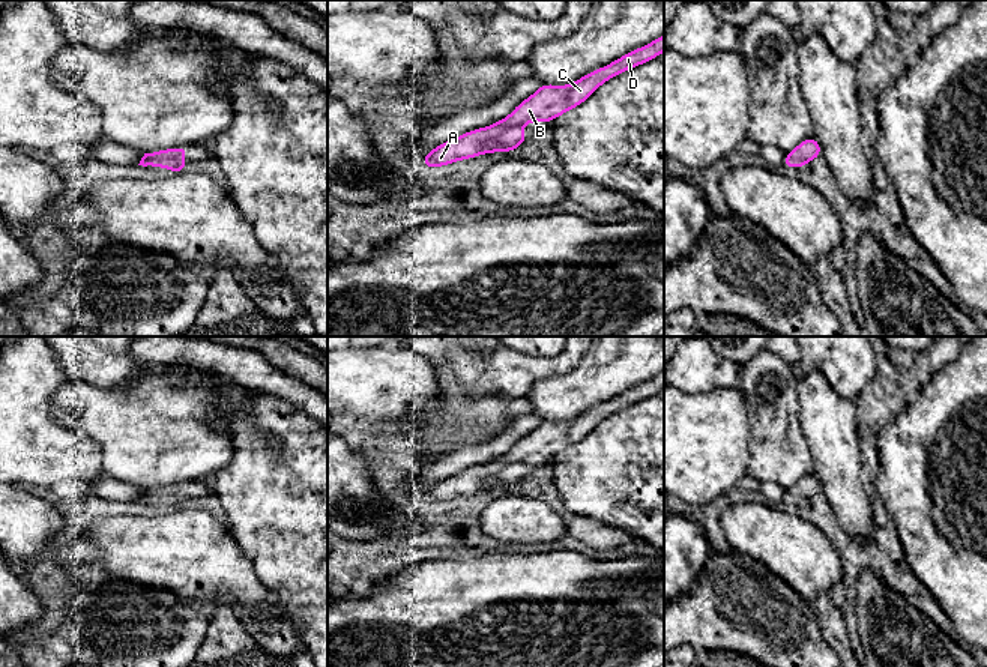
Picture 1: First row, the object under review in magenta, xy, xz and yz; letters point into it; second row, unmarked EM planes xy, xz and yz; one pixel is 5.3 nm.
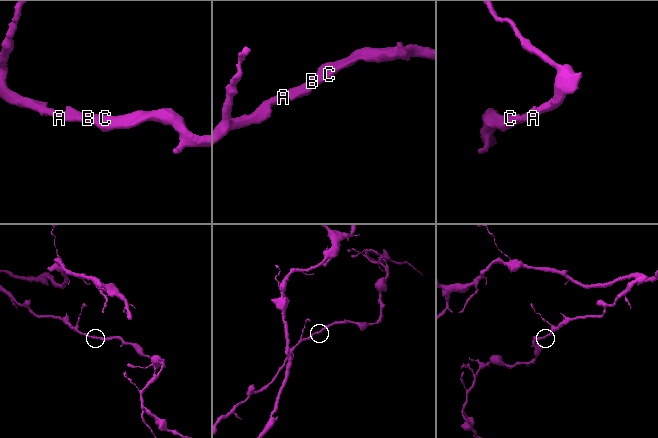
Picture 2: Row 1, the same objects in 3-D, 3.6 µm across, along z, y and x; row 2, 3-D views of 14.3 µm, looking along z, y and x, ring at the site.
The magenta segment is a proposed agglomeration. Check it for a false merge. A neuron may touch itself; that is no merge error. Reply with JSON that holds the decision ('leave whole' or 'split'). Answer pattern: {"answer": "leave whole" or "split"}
{"answer": "leave whole"}

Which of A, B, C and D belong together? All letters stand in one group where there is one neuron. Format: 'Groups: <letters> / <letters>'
Groups: A B C D

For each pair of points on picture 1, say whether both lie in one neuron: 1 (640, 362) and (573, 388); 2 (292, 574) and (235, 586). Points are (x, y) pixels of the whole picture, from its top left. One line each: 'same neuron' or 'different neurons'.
1: same neuron
2: different neurons

